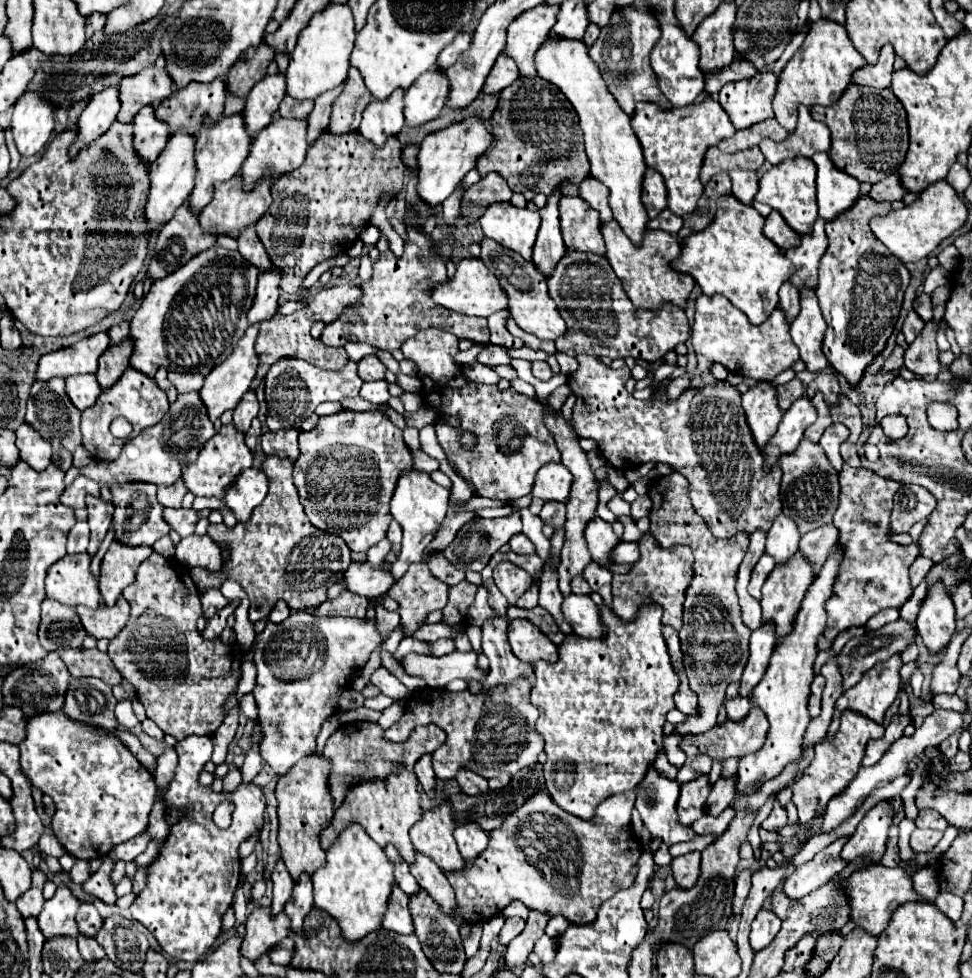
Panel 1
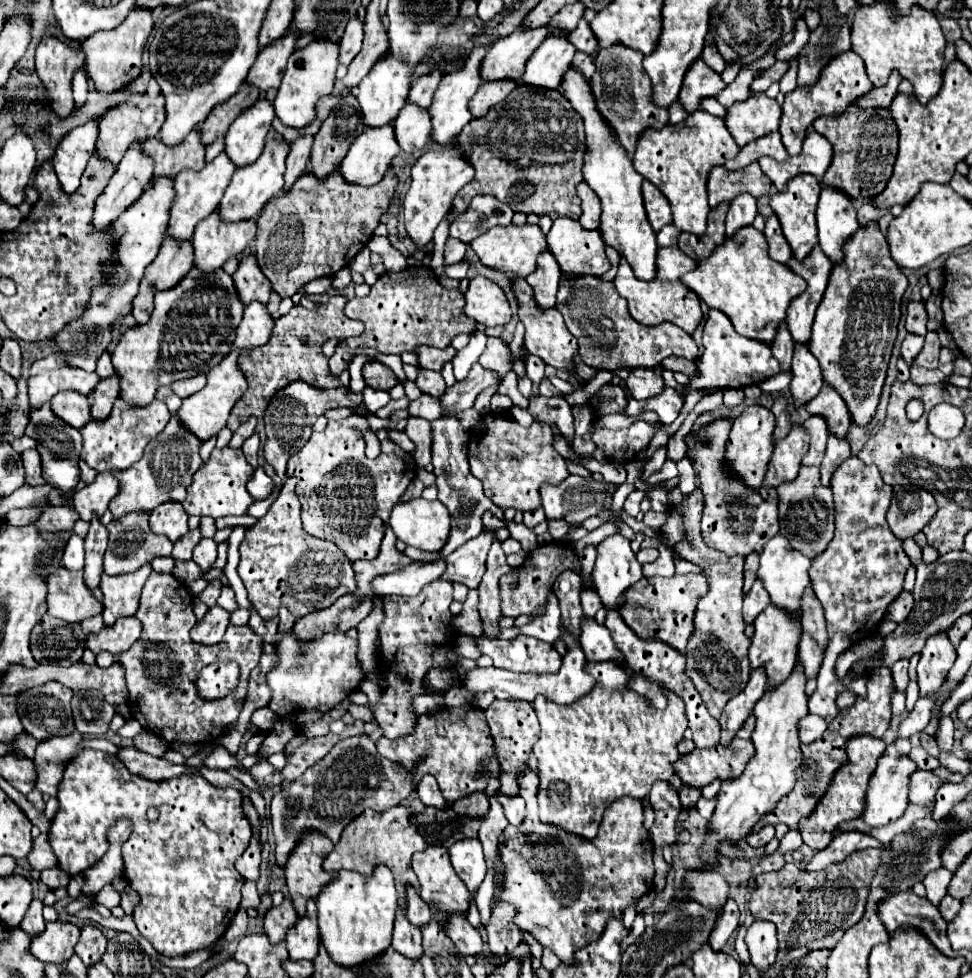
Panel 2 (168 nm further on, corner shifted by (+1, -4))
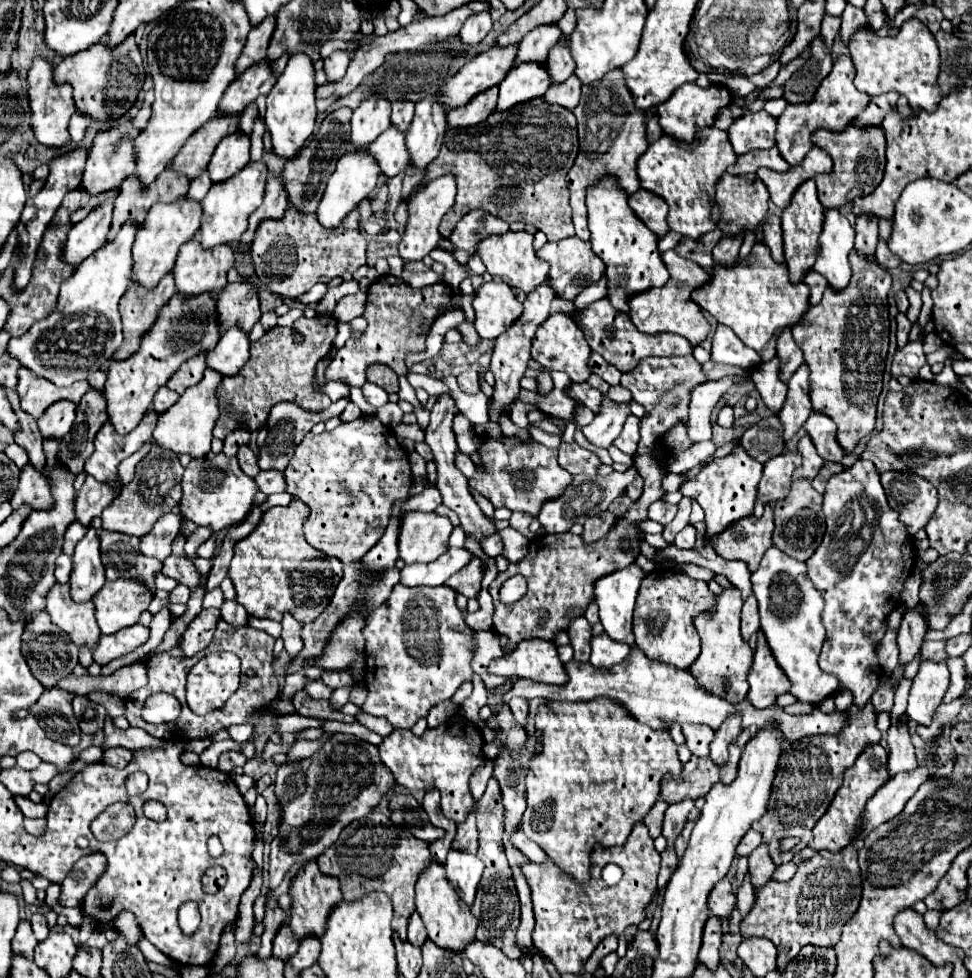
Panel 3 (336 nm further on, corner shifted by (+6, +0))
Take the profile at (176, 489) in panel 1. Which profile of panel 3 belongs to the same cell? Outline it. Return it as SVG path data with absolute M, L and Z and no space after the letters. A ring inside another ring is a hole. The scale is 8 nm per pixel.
M179 513L163 515L159 519L159 523L155 523L147 535L143 535L139 551L143 551L143 555L157 557L159 561L163 561L167 555L171 555L171 545L175 541L175 537L179 535L181 519L183 517Z

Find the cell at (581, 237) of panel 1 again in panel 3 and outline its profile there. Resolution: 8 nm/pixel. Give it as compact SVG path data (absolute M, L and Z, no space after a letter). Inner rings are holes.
M569 237L569 239L545 243L537 251L537 255L551 265L549 277L551 277L551 287L555 289L555 293L565 297L565 299L571 299L571 301L583 291L583 287L599 281L601 275L605 273L605 263L593 253L591 243L589 241L581 241L579 237Z

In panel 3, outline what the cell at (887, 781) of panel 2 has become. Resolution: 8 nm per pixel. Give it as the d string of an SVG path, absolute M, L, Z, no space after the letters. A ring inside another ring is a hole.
M891 727L887 733L887 745L889 745L889 757L887 757L889 779L901 771L913 771L919 767L915 747L909 741L907 727Z

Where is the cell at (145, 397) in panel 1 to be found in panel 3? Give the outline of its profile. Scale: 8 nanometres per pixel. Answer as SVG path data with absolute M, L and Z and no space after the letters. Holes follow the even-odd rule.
M147 411L141 423L127 435L119 435L111 421L105 421L105 425L99 429L95 437L95 451L91 459L87 459L85 471L93 475L97 481L117 485L117 465L125 457L139 451L147 441L151 441L157 417L157 411Z

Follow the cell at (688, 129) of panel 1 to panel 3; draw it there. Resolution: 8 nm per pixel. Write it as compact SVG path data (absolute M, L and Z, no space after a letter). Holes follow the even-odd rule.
M705 127L699 131L701 133L697 135L701 137L695 137L691 143L685 145L671 135L661 135L637 161L641 187L655 195L661 195L669 205L669 227L693 239L699 239L699 235L715 229L719 221L719 207L715 205L715 183L737 159L727 131L721 131L717 127Z

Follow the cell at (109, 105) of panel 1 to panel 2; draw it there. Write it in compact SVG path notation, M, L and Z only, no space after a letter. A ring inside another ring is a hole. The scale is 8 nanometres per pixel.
M88 121L86 125L72 129L56 149L52 163L60 187L68 195L78 189L86 163L96 149L96 139L98 139L98 121Z

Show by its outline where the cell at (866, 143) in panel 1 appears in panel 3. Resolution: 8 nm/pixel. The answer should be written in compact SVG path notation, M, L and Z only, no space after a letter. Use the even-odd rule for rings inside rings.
M849 123L847 129L843 131L825 131L817 129L811 135L813 143L827 151L833 159L833 171L827 175L817 175L817 191L819 191L819 201L823 207L841 207L857 197L869 195L875 191L875 187L883 179L885 171L885 133L881 127L857 127L855 123Z

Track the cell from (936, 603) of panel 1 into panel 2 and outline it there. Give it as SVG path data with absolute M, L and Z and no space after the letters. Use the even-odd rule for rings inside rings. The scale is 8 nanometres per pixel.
M936 633L928 637L918 663L920 697L932 695L932 691L940 691L954 661L956 661L956 651L948 641L946 633Z

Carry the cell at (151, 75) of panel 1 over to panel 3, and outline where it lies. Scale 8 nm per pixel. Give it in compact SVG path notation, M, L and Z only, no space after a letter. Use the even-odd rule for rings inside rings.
M107 129L107 131L97 131L93 147L89 151L87 157L87 165L85 165L85 173L83 173L83 187L91 193L99 193L99 191L107 191L107 189L117 189L119 183L135 173L135 163L137 163L137 155L135 155L135 137L139 135L139 129L133 129L131 133L123 133L121 129Z

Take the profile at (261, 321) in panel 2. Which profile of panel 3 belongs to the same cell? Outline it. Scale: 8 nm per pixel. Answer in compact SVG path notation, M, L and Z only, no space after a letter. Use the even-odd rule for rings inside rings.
M241 327L227 329L217 347L207 355L207 367L219 371L221 375L235 375L249 359L251 341Z

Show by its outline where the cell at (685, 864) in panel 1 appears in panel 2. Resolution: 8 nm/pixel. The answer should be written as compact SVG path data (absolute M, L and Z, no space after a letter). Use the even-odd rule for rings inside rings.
M688 871L688 875L684 877L684 885L690 889L694 901L698 901L700 905L712 911L722 911L724 903L728 901L728 883L718 871Z

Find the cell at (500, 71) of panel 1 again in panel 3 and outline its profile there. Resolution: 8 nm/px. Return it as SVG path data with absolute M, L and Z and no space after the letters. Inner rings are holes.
M491 87L479 95L475 95L467 105L451 109L447 113L449 127L471 127L487 119L489 113L495 111L497 105L497 87Z

